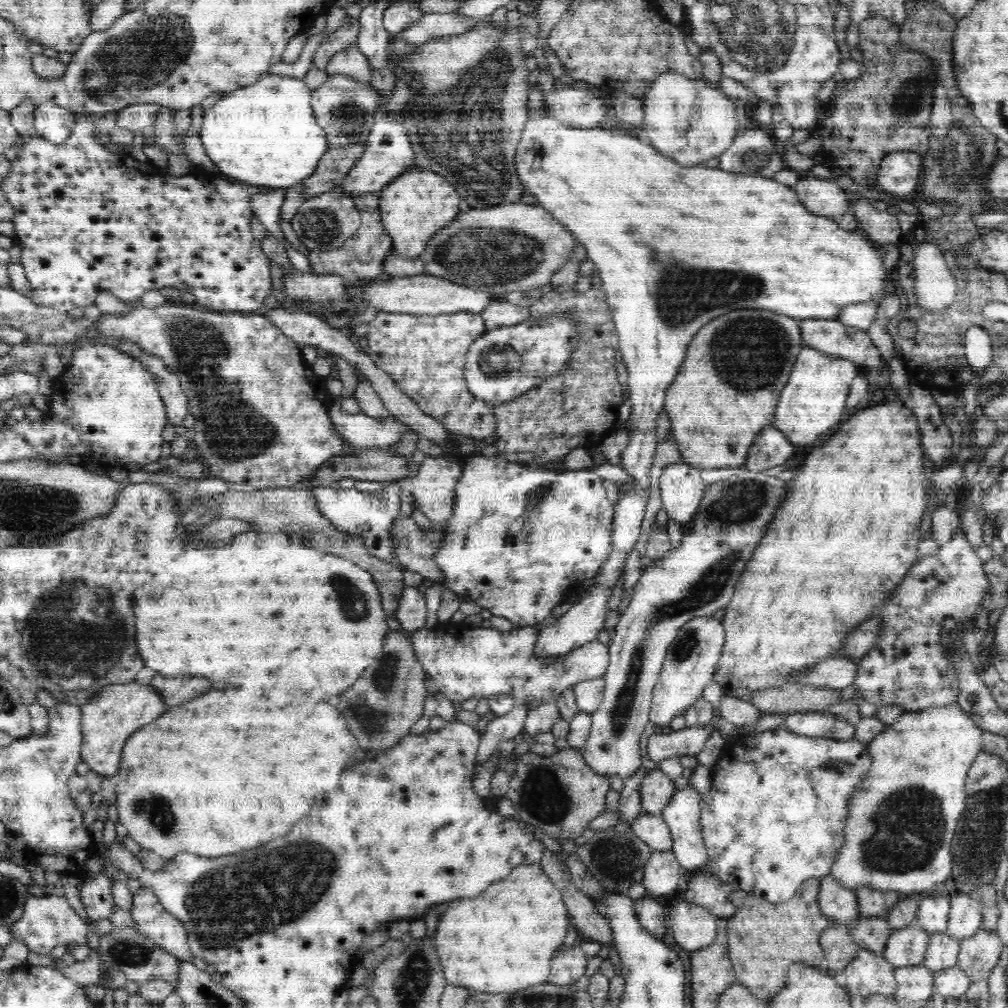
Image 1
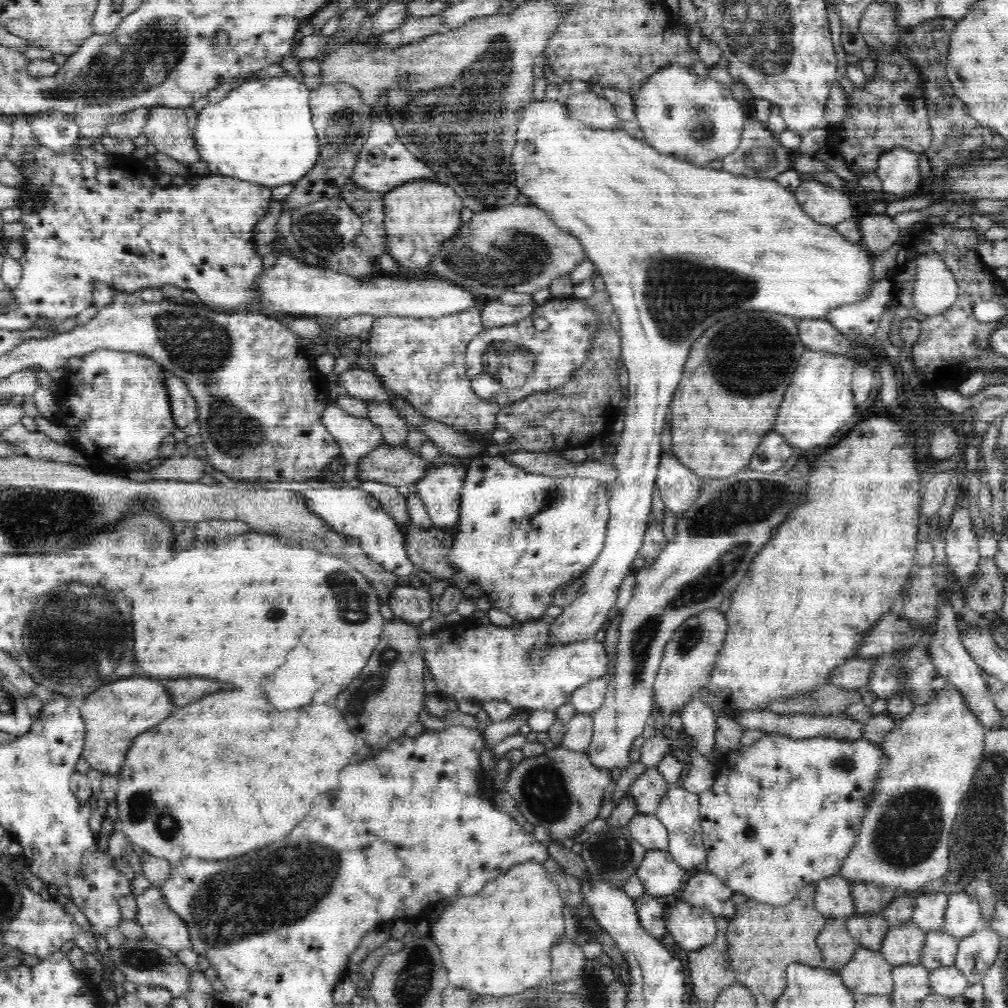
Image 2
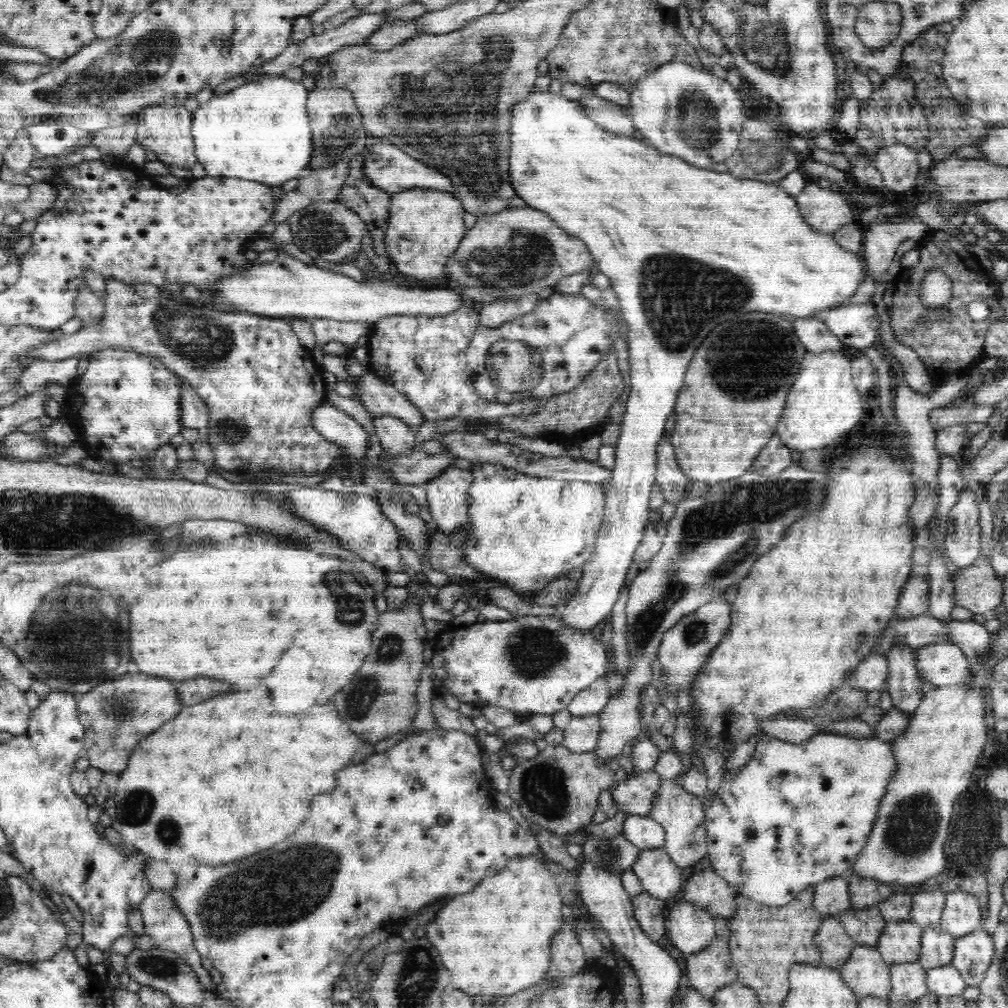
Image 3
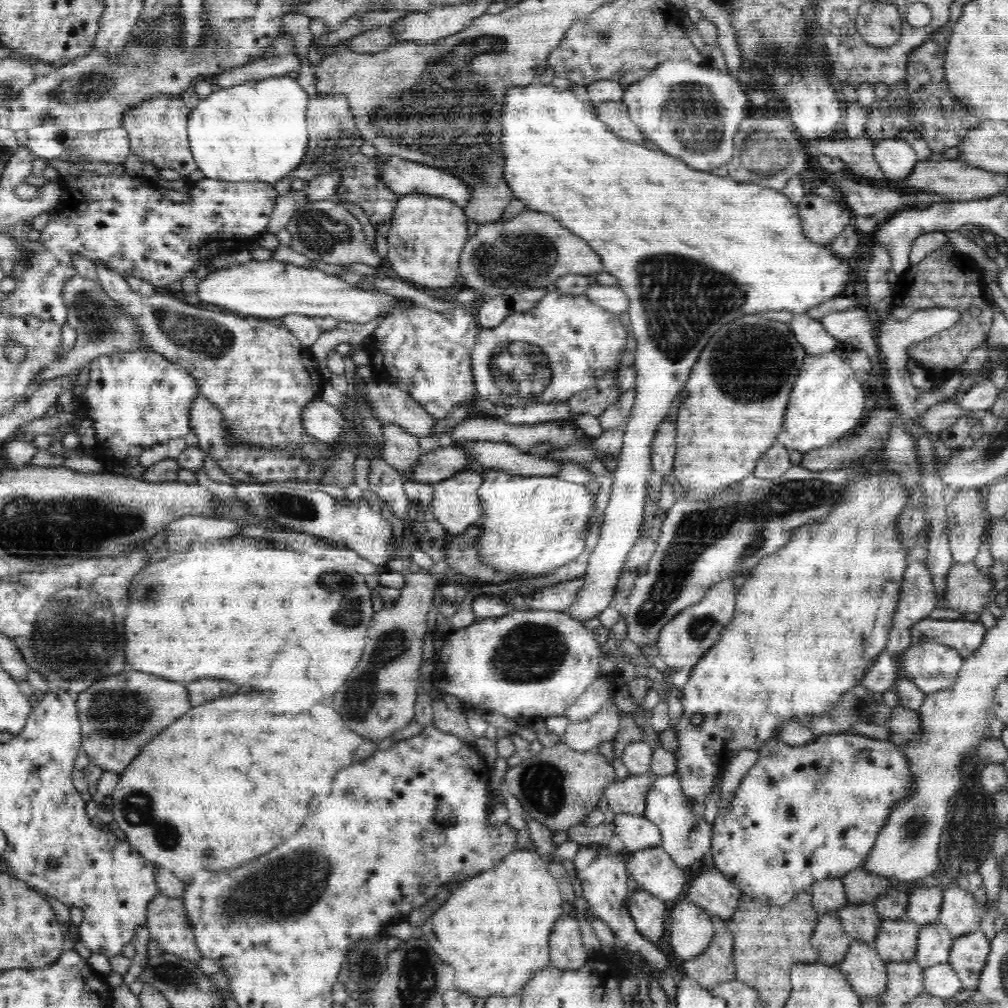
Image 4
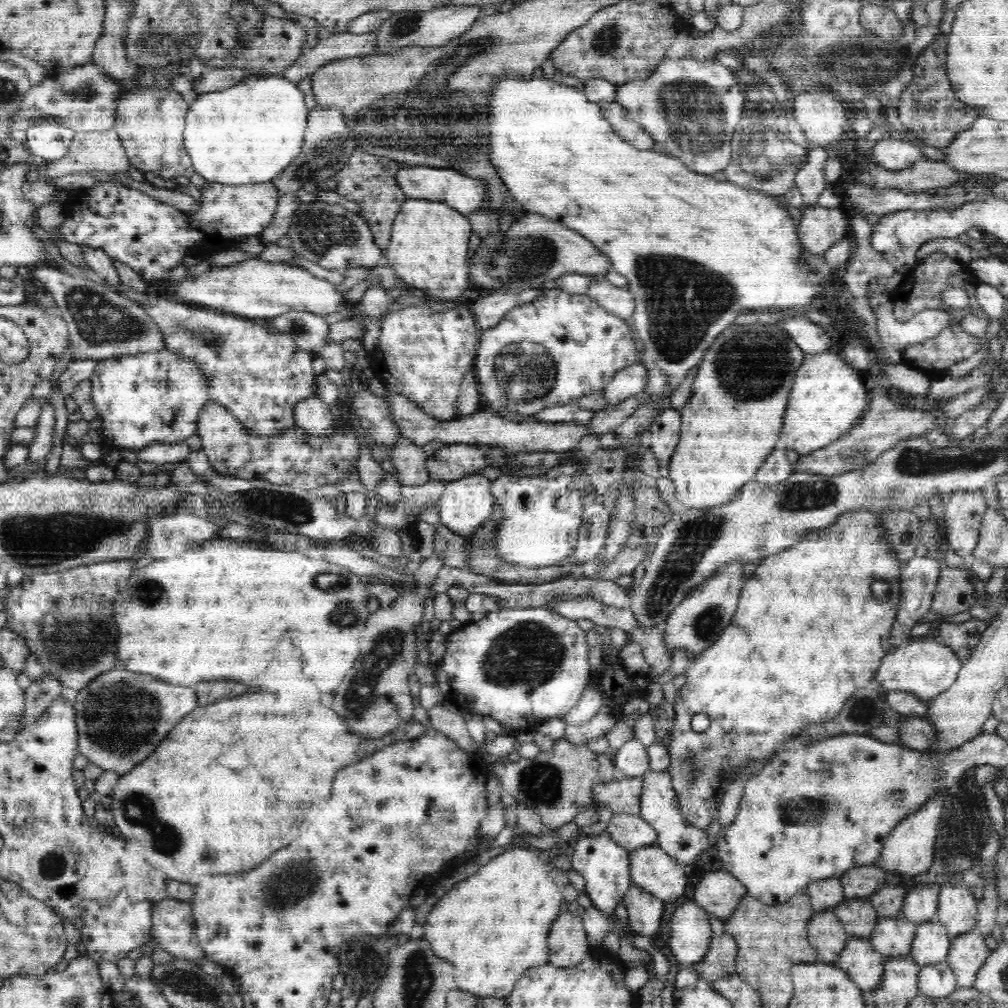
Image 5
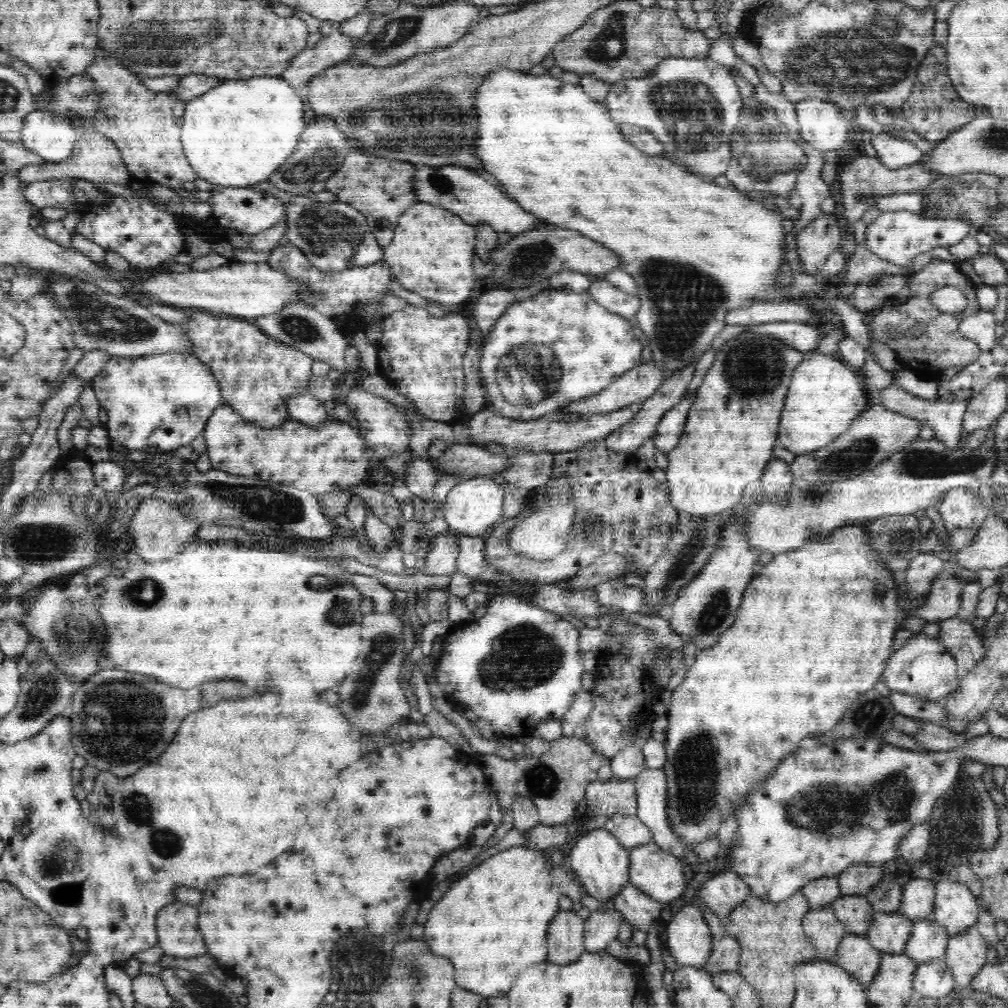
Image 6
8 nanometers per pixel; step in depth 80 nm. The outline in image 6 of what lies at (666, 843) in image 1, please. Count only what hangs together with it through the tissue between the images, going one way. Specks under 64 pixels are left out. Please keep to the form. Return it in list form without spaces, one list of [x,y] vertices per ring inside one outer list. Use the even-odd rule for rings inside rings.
[[[614,814],[609,817],[603,827],[610,831],[627,849],[653,842],[652,831],[637,815]]]

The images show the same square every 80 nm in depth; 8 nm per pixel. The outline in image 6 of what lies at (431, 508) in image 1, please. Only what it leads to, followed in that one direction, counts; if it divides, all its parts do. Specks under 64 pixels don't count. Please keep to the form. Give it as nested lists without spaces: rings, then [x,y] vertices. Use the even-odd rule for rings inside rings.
[[[475,477],[460,482],[448,494],[444,502],[444,517],[449,529],[456,534],[471,537],[488,536],[491,527],[503,518],[505,492],[491,477]]]

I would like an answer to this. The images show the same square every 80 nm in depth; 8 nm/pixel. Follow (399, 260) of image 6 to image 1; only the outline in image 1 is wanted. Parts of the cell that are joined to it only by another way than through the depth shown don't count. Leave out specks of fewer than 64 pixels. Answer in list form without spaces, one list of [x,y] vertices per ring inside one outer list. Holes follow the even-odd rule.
[[[417,165],[414,170],[394,178],[377,193],[380,216],[386,234],[392,239],[392,254],[408,260],[420,259],[430,238],[454,222],[461,196],[443,176]]]

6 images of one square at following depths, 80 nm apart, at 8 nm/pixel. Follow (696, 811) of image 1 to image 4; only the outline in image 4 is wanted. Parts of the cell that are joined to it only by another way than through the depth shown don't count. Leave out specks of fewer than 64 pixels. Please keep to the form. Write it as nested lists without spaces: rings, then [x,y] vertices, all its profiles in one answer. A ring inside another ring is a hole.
[[[655,775],[651,788],[648,789],[643,816],[658,826],[661,832],[660,846],[671,856],[671,859],[683,869],[710,851],[712,828],[704,816],[697,816],[691,809],[691,802],[682,792],[680,779],[674,775]]]

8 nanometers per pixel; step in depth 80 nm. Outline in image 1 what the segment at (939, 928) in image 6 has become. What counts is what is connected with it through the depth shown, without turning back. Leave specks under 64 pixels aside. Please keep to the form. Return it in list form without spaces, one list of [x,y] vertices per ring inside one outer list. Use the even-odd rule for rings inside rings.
[[[930,933],[930,942],[922,965],[932,972],[953,968],[958,964],[961,942],[947,933]]]

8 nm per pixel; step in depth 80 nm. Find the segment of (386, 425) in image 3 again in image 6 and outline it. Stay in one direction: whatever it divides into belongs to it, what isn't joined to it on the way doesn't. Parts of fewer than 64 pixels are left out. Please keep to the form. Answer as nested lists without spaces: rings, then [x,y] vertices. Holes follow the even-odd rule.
[[[412,455],[404,482],[412,495],[416,495],[424,505],[435,506],[435,503],[432,502],[433,493],[439,479],[440,476],[432,468],[428,457],[414,457]]]

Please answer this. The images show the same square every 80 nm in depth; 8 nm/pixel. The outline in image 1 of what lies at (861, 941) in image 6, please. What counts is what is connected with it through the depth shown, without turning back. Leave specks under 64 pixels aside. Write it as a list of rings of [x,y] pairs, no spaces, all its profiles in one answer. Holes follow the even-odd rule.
[[[861,949],[852,962],[835,976],[840,987],[847,990],[853,1001],[870,996],[893,996],[897,989],[896,968],[881,955]]]

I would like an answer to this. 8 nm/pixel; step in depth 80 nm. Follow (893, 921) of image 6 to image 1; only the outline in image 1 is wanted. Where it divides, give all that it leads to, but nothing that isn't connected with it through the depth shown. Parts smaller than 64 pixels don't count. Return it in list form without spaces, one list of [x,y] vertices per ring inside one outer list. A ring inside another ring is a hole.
[[[912,925],[897,929],[889,936],[883,958],[896,967],[922,965],[930,942],[930,934],[923,928]]]

